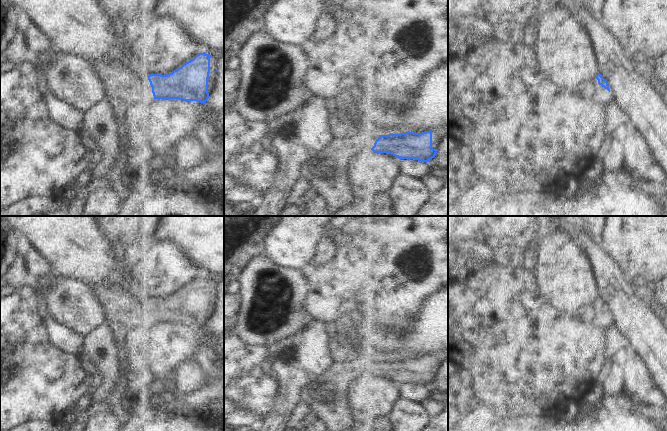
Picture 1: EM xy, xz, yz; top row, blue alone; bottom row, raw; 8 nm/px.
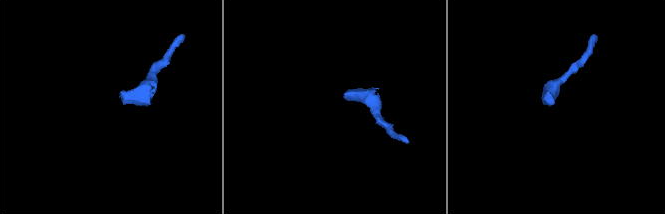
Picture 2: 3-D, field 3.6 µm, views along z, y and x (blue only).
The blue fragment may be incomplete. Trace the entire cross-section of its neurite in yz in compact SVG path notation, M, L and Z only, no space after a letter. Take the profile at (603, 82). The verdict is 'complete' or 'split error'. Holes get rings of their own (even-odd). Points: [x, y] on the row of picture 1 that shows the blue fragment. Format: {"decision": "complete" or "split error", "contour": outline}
{"decision": "split error", "contour": "M600 73L591 80L584 92L589 99L601 103L607 111L613 108L614 103L608 82Z"}

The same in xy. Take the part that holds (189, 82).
{"decision": "split error", "contour": "M205 52L197 54L172 73L149 74L147 78L137 75L133 69L121 62L86 60L91 63L103 83L105 99L115 105L124 117L134 113L140 104L150 104L154 99L179 99L205 103L218 82L218 55L212 56Z"}

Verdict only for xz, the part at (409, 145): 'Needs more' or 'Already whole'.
Needs more

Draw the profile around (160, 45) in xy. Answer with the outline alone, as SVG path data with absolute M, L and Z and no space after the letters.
M156 16L142 20L131 28L131 58L133 71L139 76L148 78L150 74L166 75L172 73L197 54L204 52L204 47L191 36L185 26L175 18Z

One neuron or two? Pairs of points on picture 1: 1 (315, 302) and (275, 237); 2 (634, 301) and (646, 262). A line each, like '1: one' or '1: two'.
1: two
2: two

